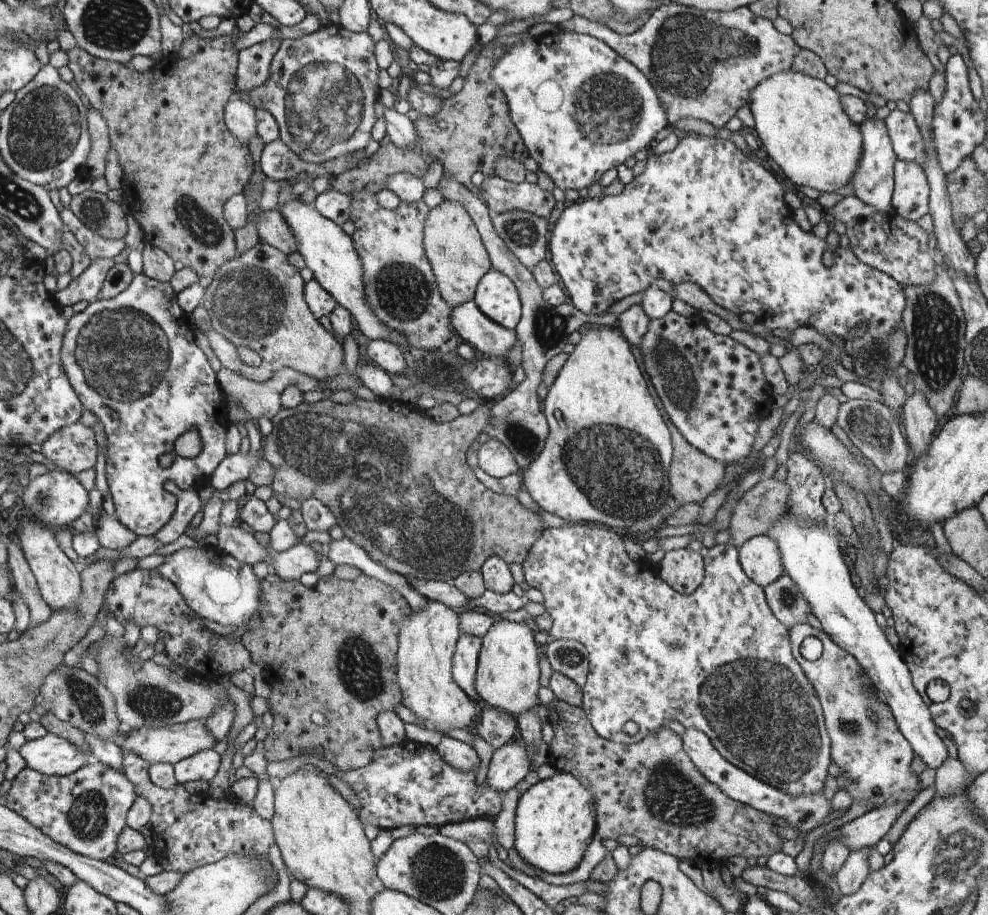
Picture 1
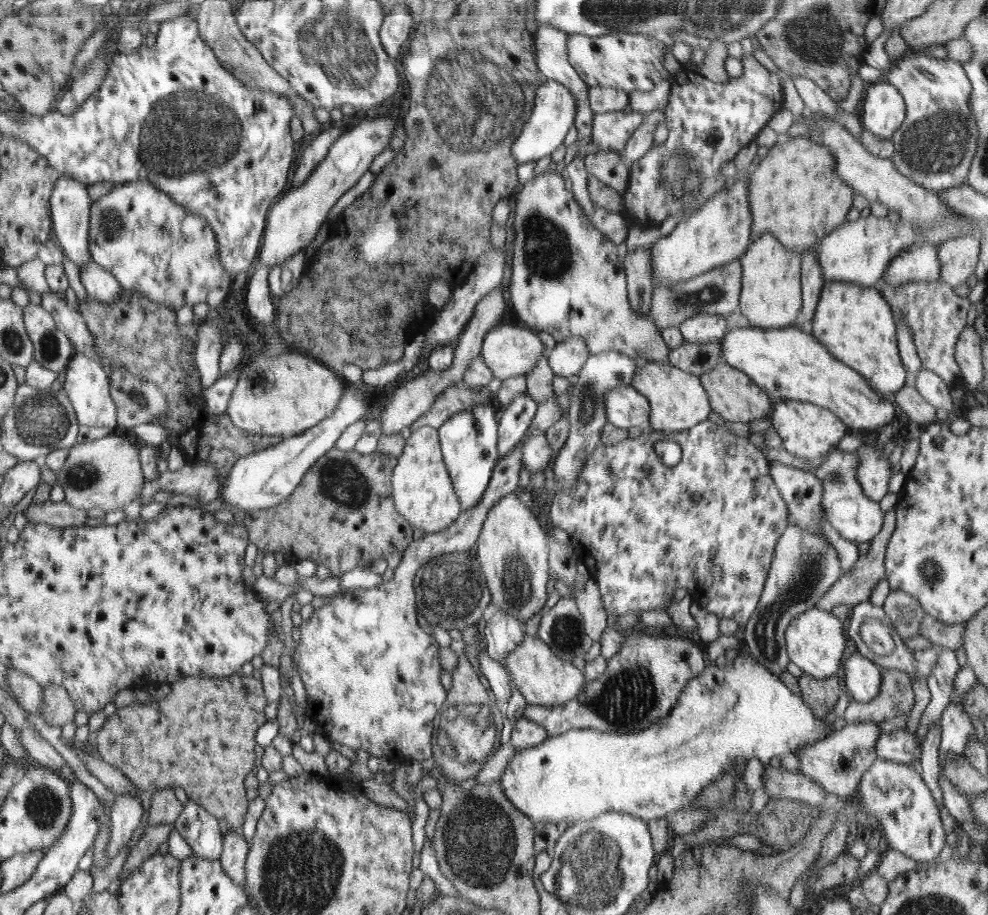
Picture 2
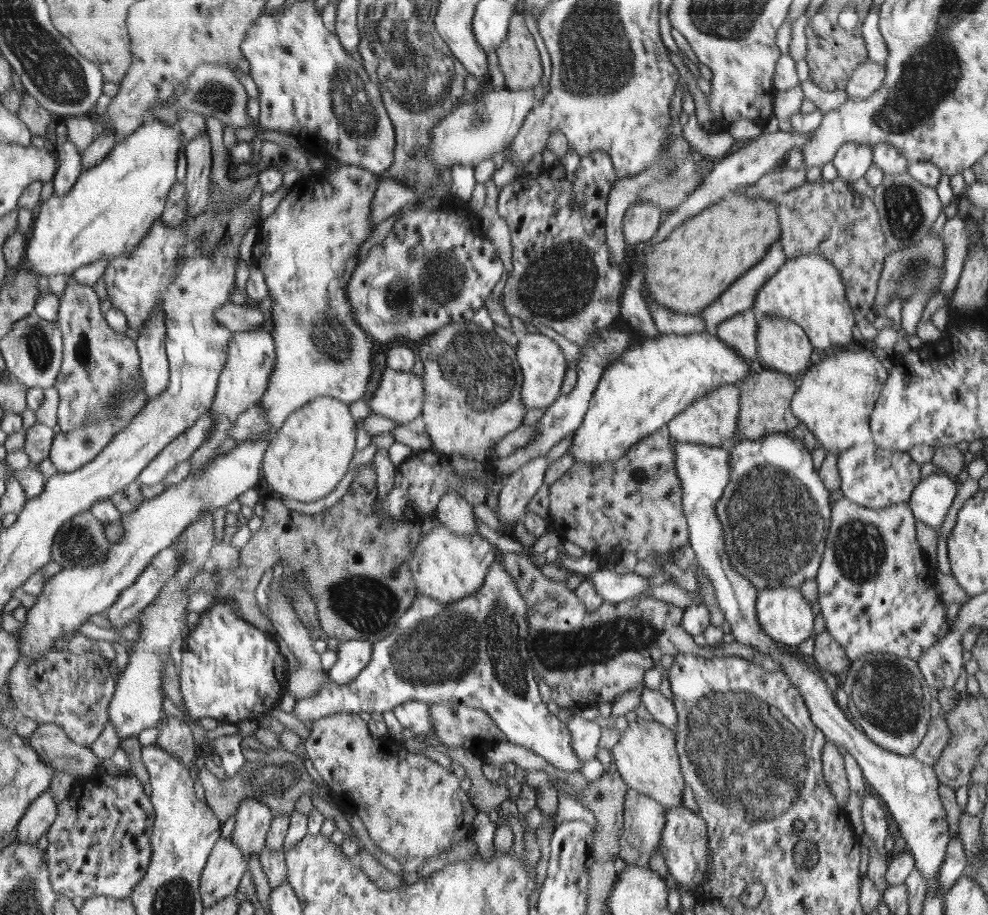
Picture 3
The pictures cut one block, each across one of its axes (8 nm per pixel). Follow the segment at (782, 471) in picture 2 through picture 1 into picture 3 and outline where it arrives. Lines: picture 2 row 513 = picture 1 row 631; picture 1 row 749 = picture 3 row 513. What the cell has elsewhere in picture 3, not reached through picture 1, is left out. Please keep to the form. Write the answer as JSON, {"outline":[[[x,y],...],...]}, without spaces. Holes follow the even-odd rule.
{"outline":[[[845,497],[840,498],[837,502],[833,502],[831,504],[831,526],[828,537],[825,540],[825,550],[815,579],[817,580],[820,614],[822,614],[825,620],[825,630],[833,636],[836,642],[840,643],[840,646],[844,648],[851,661],[855,661],[862,655],[869,653],[896,654],[896,656],[910,657],[912,660],[918,661],[923,652],[926,652],[928,648],[940,642],[949,632],[950,626],[946,622],[946,604],[936,593],[934,586],[936,584],[936,573],[927,562],[923,550],[920,544],[918,544],[915,519],[908,502],[897,503],[880,509],[860,507]]]}

